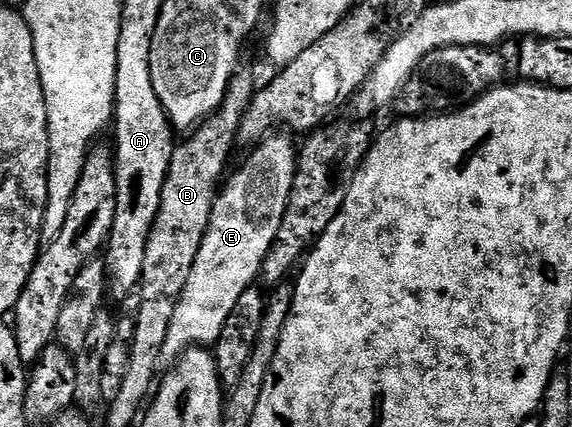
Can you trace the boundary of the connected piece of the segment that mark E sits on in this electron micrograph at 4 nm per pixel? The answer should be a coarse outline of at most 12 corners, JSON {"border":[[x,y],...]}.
{"border":[[268,134],[220,189],[164,363],[214,344],[281,228],[297,142]]}

